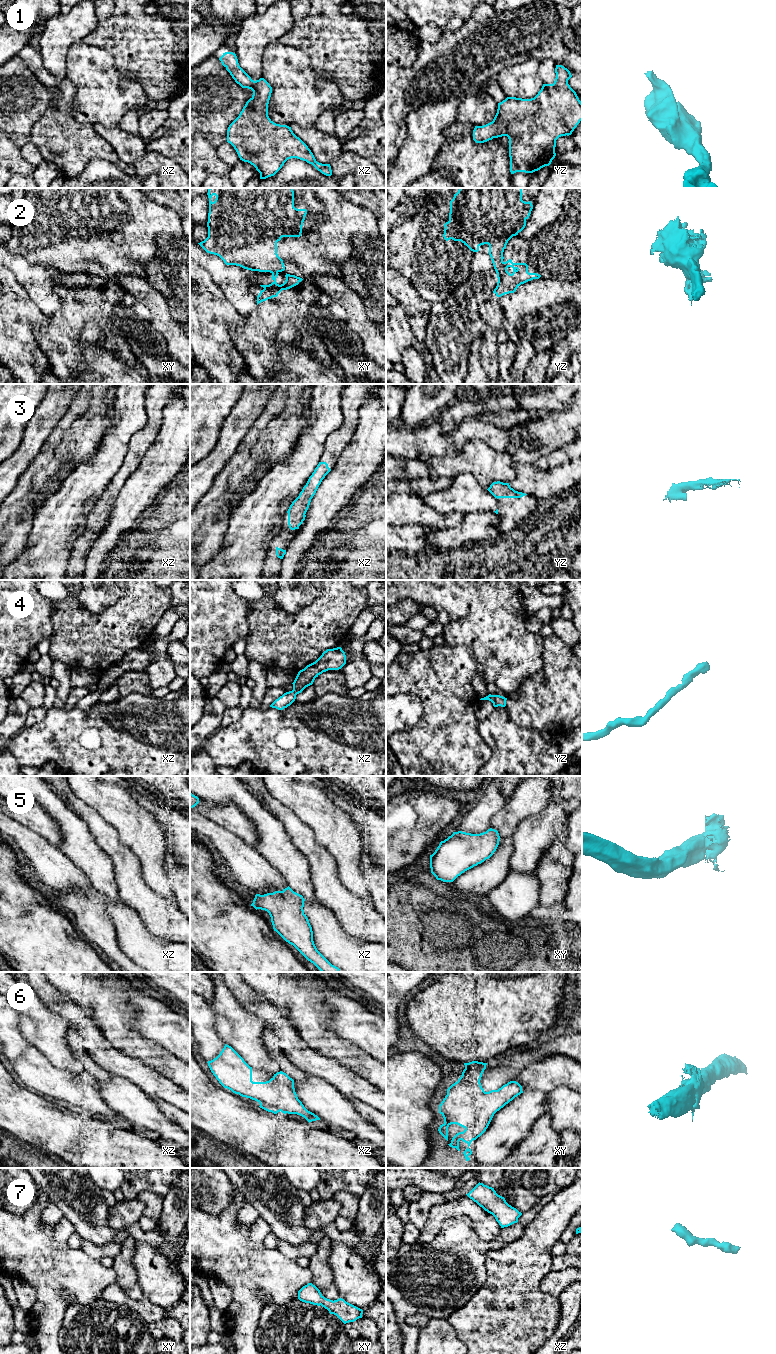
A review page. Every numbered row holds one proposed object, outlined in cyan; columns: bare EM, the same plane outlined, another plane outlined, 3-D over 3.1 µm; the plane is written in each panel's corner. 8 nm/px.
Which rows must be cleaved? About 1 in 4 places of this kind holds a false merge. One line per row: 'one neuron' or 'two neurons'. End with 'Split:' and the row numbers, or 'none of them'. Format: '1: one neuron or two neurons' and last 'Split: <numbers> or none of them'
1: one neuron
2: two neurons
3: one neuron
4: one neuron
5: one neuron
6: one neuron
7: one neuron
Split: 2

